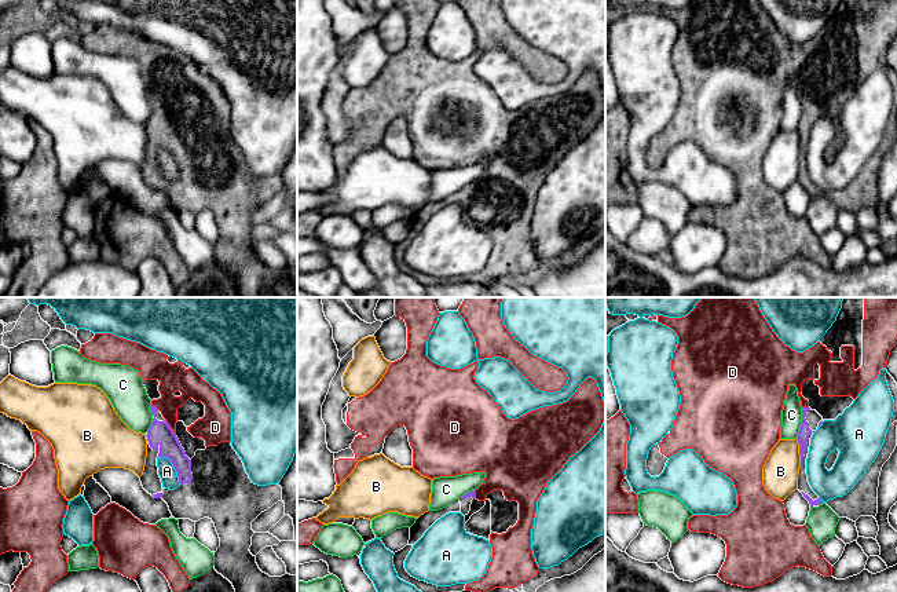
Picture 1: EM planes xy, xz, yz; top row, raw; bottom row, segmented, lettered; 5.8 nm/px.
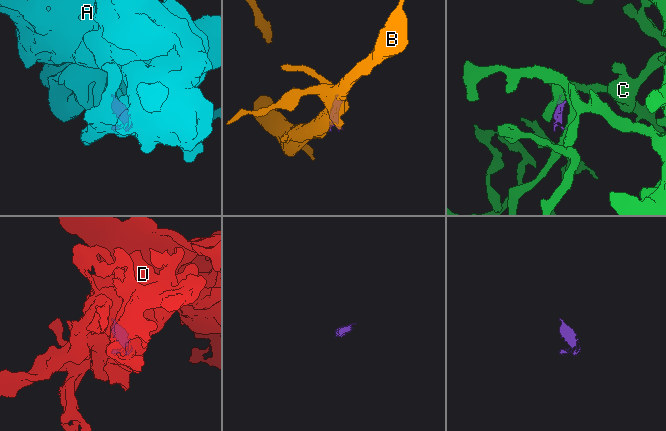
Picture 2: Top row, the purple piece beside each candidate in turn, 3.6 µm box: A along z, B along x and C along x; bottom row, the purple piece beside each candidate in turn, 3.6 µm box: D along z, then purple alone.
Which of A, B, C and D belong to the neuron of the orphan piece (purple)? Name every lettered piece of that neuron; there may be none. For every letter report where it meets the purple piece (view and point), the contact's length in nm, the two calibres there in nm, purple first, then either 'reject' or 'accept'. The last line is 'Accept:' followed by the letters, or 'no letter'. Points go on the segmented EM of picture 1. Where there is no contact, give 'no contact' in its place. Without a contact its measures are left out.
A: contact xy (174, 466); length 220 nm; calibres 140 and 100 nm; reject
B: contact yz (800, 449); length 130 nm; calibres 70 and 220 nm; reject
C: contact yz (802, 423); length 180 nm; calibres 70 and 130 nm; reject
D: contact xy (169, 427); length 110 nm; calibres 140 and 170 nm; accept
Accept: D

